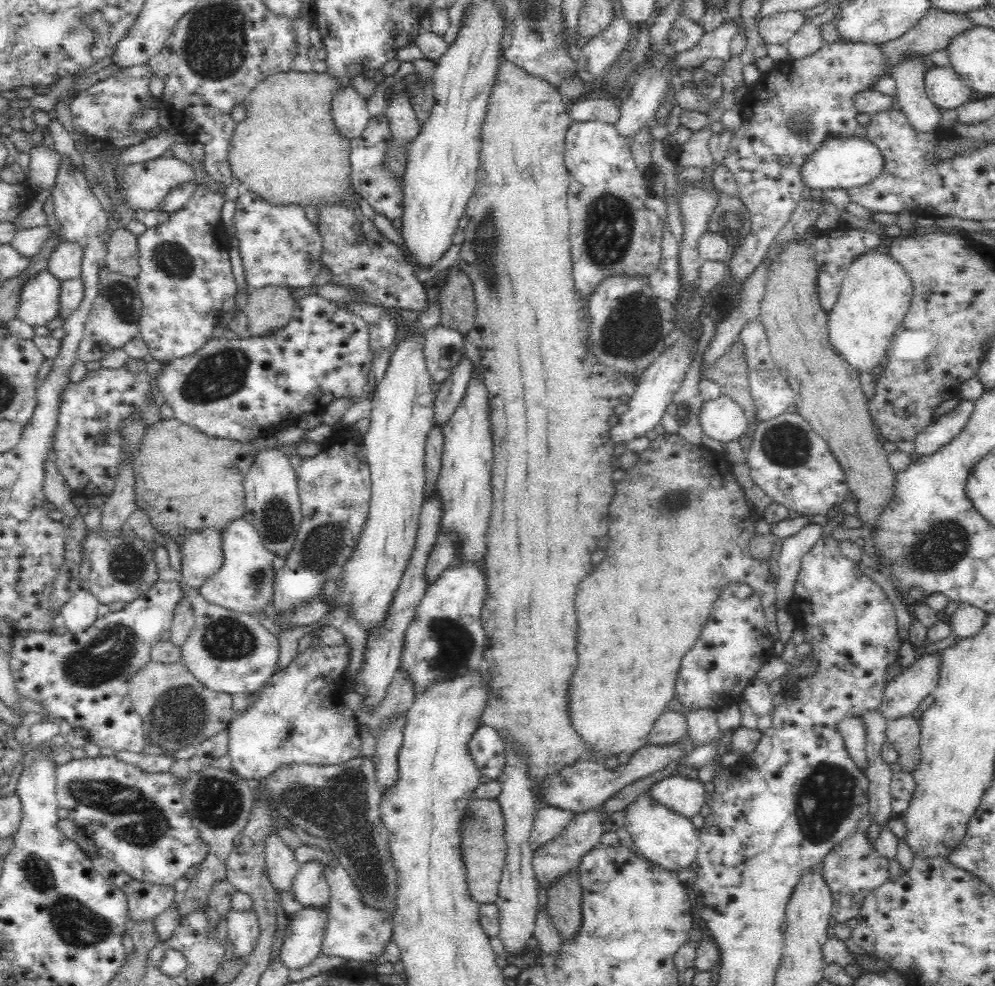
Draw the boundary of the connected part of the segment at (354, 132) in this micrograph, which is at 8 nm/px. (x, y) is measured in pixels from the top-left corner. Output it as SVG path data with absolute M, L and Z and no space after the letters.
M352 87L337 90L332 100L331 116L337 133L348 142L360 138L372 121L367 100Z

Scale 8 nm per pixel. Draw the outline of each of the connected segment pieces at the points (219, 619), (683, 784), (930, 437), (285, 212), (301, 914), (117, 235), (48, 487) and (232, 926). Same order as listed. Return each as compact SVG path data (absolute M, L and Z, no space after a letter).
M184 584L195 615L190 637L181 646L182 659L188 670L208 689L227 694L254 694L276 672L280 643L254 615L229 610L207 602L198 589Z
M674 774L653 784L648 793L670 810L692 818L706 804L706 791L702 783L700 779Z
M962 399L950 412L935 417L922 432L918 432L913 438L914 453L919 457L934 454L944 444L948 444L952 438L964 430L974 406L974 400Z
M248 191L245 194L237 195L236 197L236 209L234 214L234 223L235 225L235 236L238 238L239 242L239 254L243 262L243 271L245 272L245 281L247 286L253 290L255 288L264 288L264 286L290 286L290 288L306 288L306 286L312 286L314 278L322 272L320 266L320 248L321 240L320 233L317 232L317 229L314 228L314 225L308 221L306 214L302 213L302 209L299 207L284 207L281 209L280 206L274 206L266 202L266 198L262 197L260 194L254 191Z
M300 909L289 916L289 924L286 935L283 938L281 950L277 952L280 963L288 970L298 970L302 966L308 966L312 960L320 956L321 946L325 934L327 910L326 909Z
M125 225L111 231L106 245L105 266L112 272L119 272L132 278L140 272L137 236L126 229Z
M51 452L46 454L44 462L43 491L46 500L52 502L57 510L64 512L65 516L74 518L78 514L78 507L72 502L72 492L66 484L65 478L58 472L56 457Z
M253 909L247 911L232 911L227 914L227 937L234 946L234 956L242 958L247 963L257 945L260 929L257 914Z

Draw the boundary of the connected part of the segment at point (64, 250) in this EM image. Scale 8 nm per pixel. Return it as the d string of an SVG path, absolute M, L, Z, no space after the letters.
M64 240L52 252L47 269L62 280L81 276L82 257L84 247L82 242L68 242Z

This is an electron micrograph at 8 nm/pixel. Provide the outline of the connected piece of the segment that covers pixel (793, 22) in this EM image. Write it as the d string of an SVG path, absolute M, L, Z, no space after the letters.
M804 10L776 12L759 18L759 35L765 43L786 44L808 20Z

